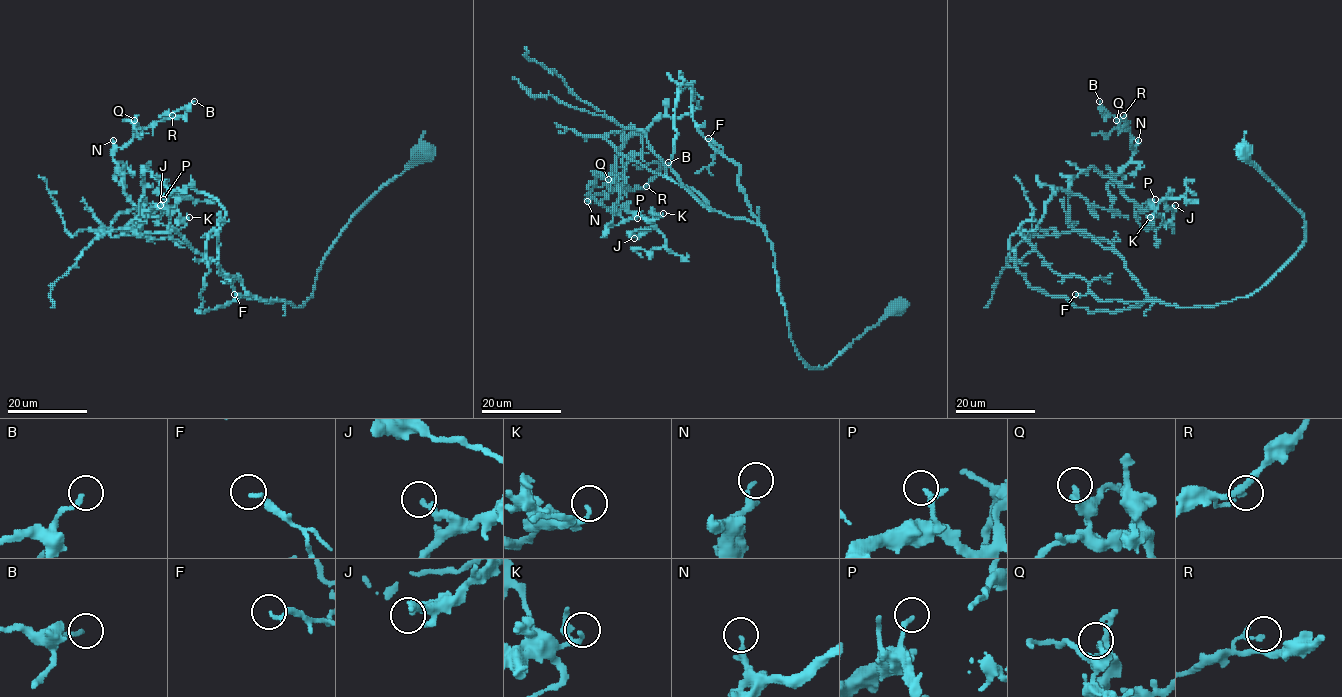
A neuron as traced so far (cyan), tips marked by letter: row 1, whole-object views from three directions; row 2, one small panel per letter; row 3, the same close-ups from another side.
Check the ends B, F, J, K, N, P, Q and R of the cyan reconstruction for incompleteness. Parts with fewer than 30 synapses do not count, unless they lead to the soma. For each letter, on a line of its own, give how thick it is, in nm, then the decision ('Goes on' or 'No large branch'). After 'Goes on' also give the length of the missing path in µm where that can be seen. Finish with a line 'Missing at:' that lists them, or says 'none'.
B: Thickness 170 nm. No large branch
F: Thickness 170 nm. No large branch
J: Thickness 240 nm. No large branch
K: Thickness 190 nm. No large branch
N: Thickness 130 nm. No large branch
P: Thickness 190 nm. Goes on. Missing length about 10 µm
Q: Thickness 280 nm. No large branch
R: Thickness 110 nm. No large branch
Missing at: P

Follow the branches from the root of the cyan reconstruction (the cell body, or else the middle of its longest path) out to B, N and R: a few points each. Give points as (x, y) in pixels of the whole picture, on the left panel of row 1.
B: (424, 150), (302, 306), (261, 301), (218, 272), (214, 199), (140, 210), (124, 192), (114, 151), (194, 101)
N: (424, 150), (353, 216), (294, 307), (218, 272), (214, 199), (176, 189), (140, 210), (113, 140)
R: (424, 150), (294, 307), (218, 272), (214, 199), (140, 210), (124, 192), (114, 151), (172, 115)

